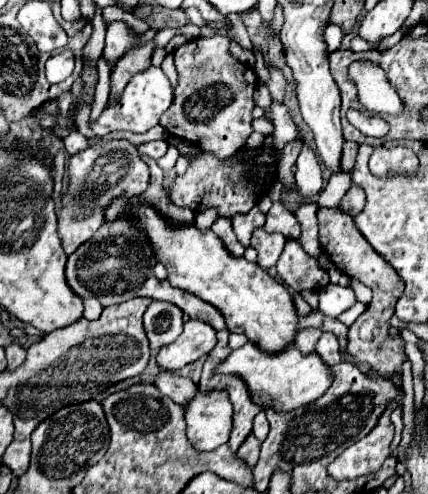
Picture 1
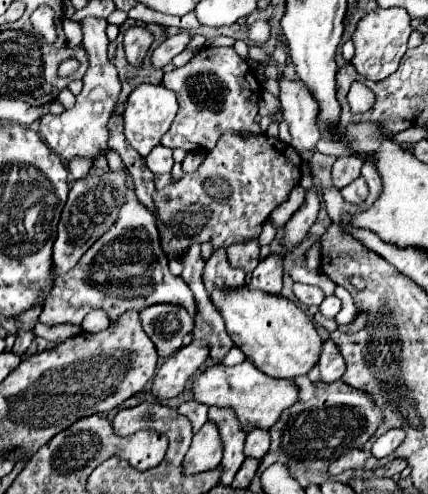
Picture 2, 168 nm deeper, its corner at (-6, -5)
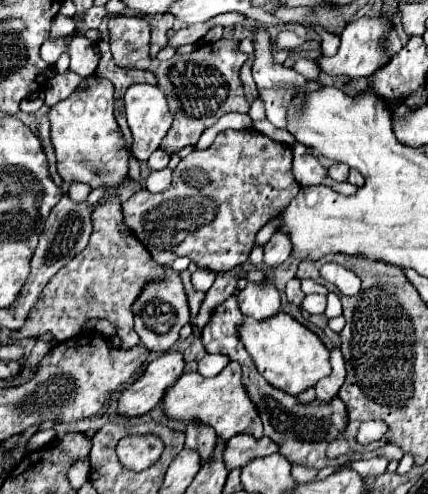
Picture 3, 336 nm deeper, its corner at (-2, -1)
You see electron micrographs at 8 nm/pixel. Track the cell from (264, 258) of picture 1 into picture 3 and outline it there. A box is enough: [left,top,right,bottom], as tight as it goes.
[238,280,280,320]

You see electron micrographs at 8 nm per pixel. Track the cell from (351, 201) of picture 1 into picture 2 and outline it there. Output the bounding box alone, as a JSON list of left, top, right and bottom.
[342,176,368,204]

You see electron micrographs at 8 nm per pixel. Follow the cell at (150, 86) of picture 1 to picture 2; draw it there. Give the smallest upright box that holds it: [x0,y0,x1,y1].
[124,84,178,156]

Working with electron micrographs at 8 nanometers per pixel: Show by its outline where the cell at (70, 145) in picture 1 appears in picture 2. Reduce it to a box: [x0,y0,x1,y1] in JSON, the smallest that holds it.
[68,158,92,180]

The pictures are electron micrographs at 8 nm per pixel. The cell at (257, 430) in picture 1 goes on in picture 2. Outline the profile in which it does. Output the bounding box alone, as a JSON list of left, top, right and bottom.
[244,430,270,460]

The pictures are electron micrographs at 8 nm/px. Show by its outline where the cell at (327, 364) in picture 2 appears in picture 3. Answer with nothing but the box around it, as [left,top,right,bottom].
[316,348,346,400]

